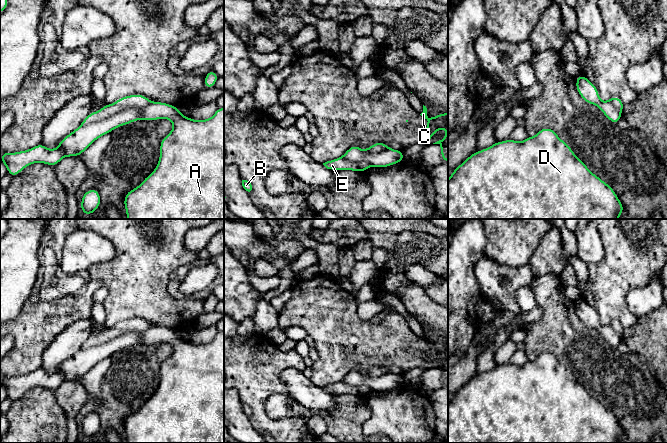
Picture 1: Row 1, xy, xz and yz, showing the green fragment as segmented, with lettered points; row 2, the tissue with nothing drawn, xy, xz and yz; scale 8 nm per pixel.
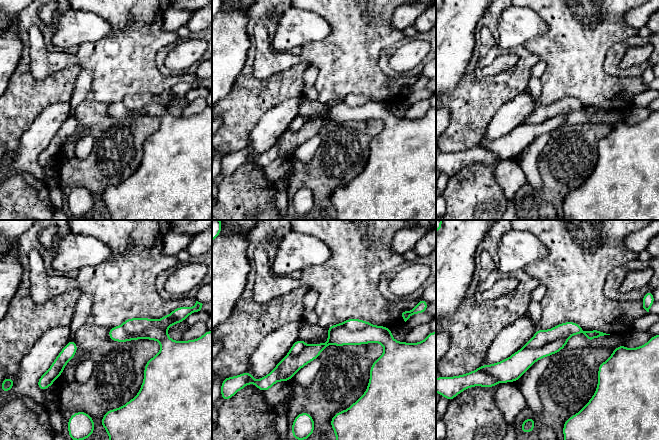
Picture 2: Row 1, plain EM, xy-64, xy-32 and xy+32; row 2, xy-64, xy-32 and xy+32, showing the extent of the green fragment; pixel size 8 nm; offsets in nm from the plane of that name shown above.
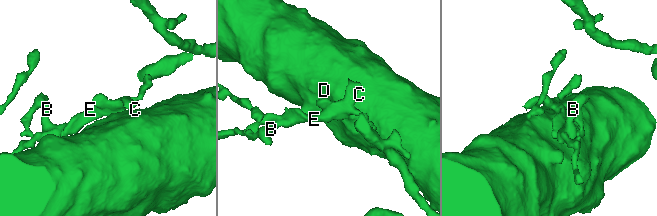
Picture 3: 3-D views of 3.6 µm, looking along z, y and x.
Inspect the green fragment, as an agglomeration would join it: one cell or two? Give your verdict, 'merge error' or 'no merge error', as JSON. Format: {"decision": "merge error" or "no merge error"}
{"decision": "merge error"}

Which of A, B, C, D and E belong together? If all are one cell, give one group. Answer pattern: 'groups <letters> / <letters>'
groups A B C D / E

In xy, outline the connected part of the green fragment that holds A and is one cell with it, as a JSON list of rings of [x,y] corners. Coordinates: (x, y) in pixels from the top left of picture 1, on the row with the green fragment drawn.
[[[151,102],[144,108],[128,107],[102,121],[79,126],[62,139],[57,148],[62,149],[65,156],[80,157],[101,136],[139,119],[169,119],[173,129],[160,142],[160,157],[154,171],[138,187],[126,193],[127,219],[224,219],[224,107],[218,107],[211,118],[198,121],[183,116],[178,107],[163,102]]]

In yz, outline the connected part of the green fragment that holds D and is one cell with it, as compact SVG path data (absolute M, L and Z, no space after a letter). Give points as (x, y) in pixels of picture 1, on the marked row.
M546 127L539 130L535 136L528 136L522 142L508 139L474 152L451 172L448 179L448 219L618 219L624 209L612 187L592 173L554 130Z

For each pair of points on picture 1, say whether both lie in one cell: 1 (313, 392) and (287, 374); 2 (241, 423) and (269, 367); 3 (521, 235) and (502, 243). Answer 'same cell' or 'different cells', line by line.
1: same cell
2: different cells
3: same cell

